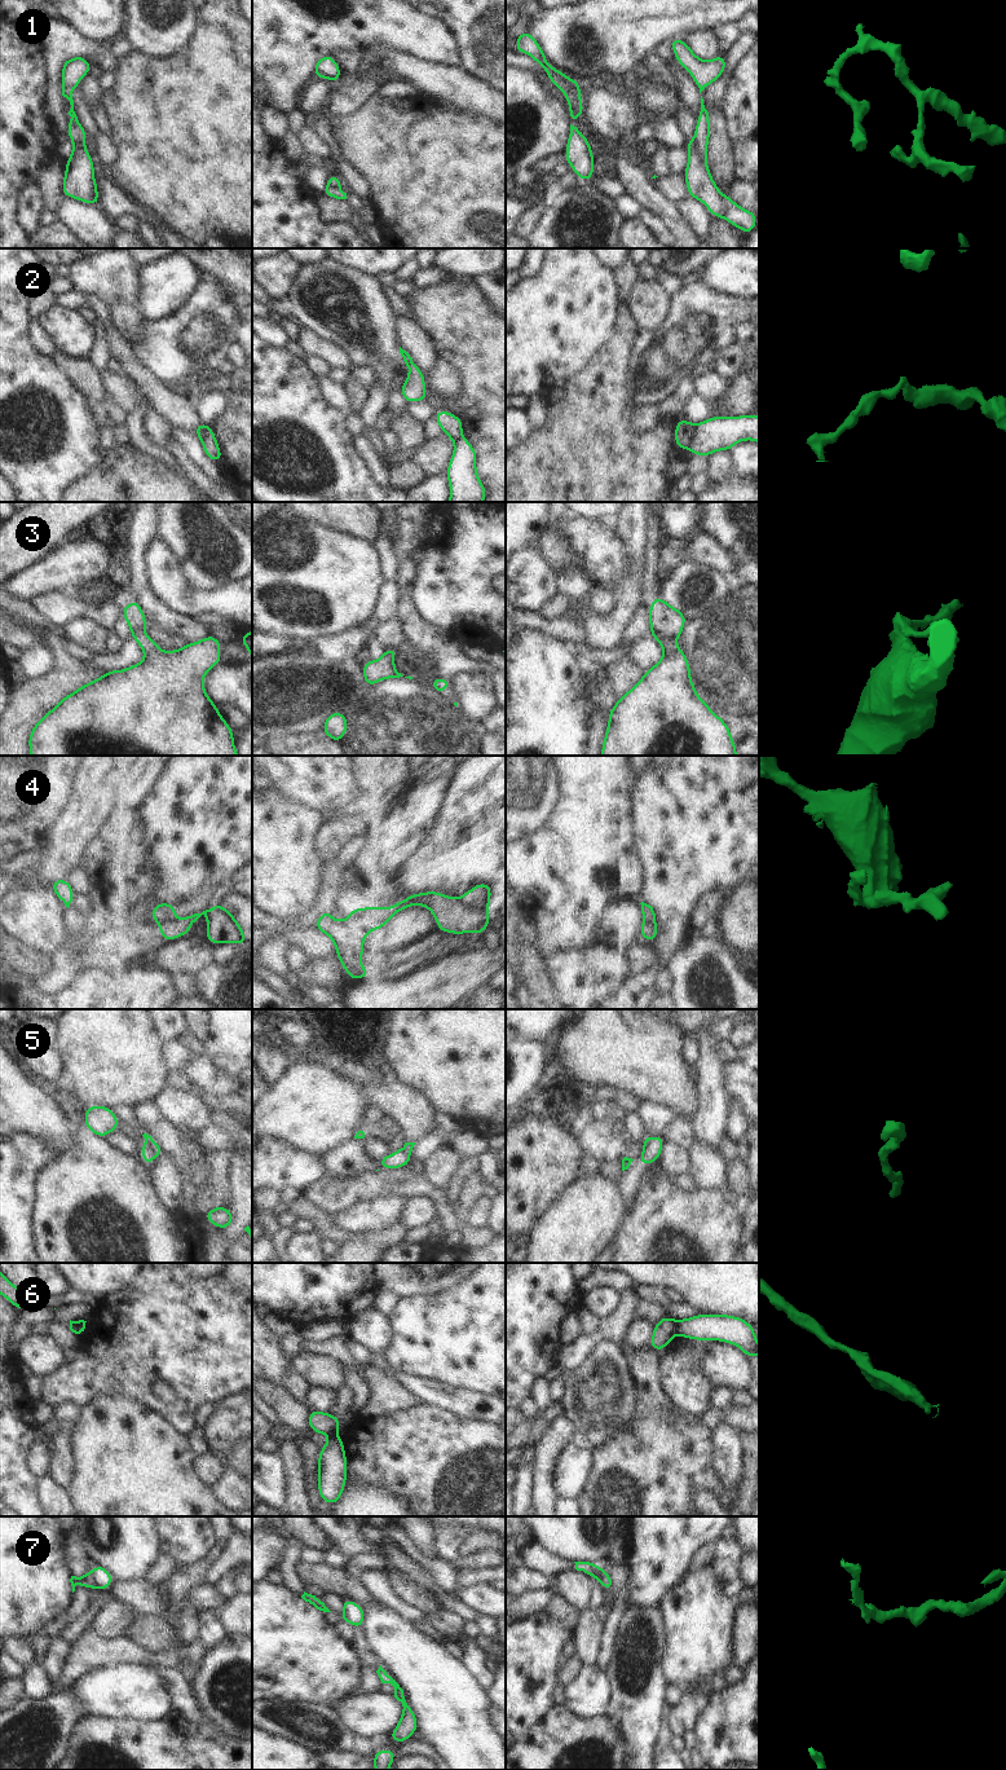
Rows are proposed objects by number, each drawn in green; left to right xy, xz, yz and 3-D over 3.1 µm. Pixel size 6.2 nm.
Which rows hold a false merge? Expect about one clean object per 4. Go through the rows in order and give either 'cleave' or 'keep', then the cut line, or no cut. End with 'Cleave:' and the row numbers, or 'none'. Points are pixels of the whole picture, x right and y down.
1: cleave; cut in yz along (695, 142), (698, 153), (705, 159)
2: cleave; cut in yz along (696, 425), (688, 447)
3: cleave; cut in yz along (660, 632), (674, 639)
4: cleave; cut in xy along (171, 919), (159, 924)
5: cleave; cut in xy along (146, 1141), (154, 1156)
6: cleave; cut in yz along (675, 1320), (676, 1332)
7: cleave; cut in xy along (89, 1572), (97, 1586)
Cleave: 1, 2, 3, 4, 5, 6, 7

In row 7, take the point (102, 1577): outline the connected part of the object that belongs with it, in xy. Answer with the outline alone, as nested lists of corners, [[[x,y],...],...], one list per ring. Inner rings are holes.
[[[96,1564],[91,1571],[91,1575],[96,1582],[97,1589],[107,1591],[110,1584],[112,1582],[112,1575],[102,1566]]]

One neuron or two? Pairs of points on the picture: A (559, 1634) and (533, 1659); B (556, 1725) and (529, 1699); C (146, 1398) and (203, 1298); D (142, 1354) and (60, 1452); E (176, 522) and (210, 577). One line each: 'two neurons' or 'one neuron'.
A: one neuron
B: two neurons
C: one neuron
D: one neuron
E: one neuron

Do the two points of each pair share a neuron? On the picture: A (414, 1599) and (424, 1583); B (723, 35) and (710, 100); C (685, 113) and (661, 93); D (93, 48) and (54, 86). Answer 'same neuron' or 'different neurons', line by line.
A: different neurons
B: different neurons
C: different neurons
D: same neuron

